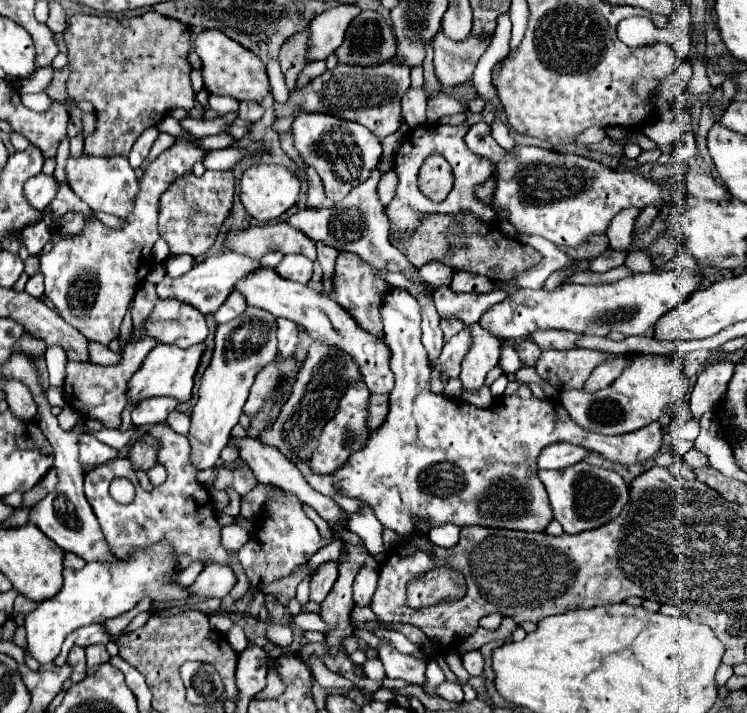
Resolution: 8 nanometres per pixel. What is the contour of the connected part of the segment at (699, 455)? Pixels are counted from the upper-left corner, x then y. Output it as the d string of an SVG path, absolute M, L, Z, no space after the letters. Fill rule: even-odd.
M689 450L685 454L685 464L691 468L691 470L699 470L699 468L705 468L709 466L707 464L707 456L703 452L697 452L697 450Z

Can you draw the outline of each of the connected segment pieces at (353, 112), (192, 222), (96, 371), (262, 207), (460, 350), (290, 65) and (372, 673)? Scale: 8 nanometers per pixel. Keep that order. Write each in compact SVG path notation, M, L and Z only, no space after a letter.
M381 64L381 66L337 66L335 70L327 70L325 74L321 74L319 78L315 78L313 82L309 82L305 88L301 90L293 90L289 94L289 102L285 104L275 104L275 114L281 116L291 116L291 114L301 114L301 112L323 112L323 114L333 114L339 116L343 120L351 120L357 124L367 126L379 140L383 140L385 136L393 134L399 130L401 122L401 96L405 96L405 92L409 90L409 68L405 68L403 64Z
M207 170L201 178L193 172L177 178L159 200L159 236L169 244L171 254L189 254L193 258L203 256L215 244L217 234L233 208L235 176L233 172Z
M143 338L137 342L129 342L123 350L123 360L117 366L97 366L97 364L83 364L83 362L69 362L67 364L67 378L63 384L65 400L81 412L85 418L95 418L99 420L105 428L119 428L121 426L121 412L125 408L125 390L127 390L127 380L133 376L133 372L139 370L141 362L153 350L157 342L153 338Z
M261 162L261 164L245 170L243 178L241 178L241 202L243 202L245 210L257 222L277 220L283 212L287 212L291 206L297 204L299 190L301 190L301 182L299 182L297 174L293 174L285 166L277 166L277 164L263 164Z
M461 330L459 334L455 334L451 340L447 340L443 344L441 356L435 362L435 368L439 374L447 374L447 378L459 378L459 370L461 370L461 360L467 354L471 346L471 338L469 338L469 330Z
M307 30L295 34L279 52L279 64L281 64L289 92L295 88L295 80L299 72L307 66L305 50L307 50Z
M367 658L363 668L365 668L367 678L373 678L373 680L383 680L385 678L385 668L383 668L379 658Z

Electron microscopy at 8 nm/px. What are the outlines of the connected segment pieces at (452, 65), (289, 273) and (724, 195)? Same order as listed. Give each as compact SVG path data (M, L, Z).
M443 32L433 40L435 76L445 88L453 88L471 80L477 60L487 50L489 40L470 35L465 42L453 42Z
M289 254L275 266L275 272L281 278L287 278L287 280L293 280L299 284L307 284L313 274L313 262L307 256Z
M689 170L685 174L685 182L687 182L687 190L691 196L701 198L701 200L713 200L713 202L725 202L731 200L729 192L711 176L703 174L703 172L695 172Z

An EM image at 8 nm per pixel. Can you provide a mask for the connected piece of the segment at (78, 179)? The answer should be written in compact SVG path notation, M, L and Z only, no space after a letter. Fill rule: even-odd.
M85 150L81 156L67 158L65 164L65 176L71 186L71 190L89 204L91 210L101 210L107 214L115 214L119 218L127 216L133 210L133 200L137 196L137 176L131 168L127 156L91 156Z

